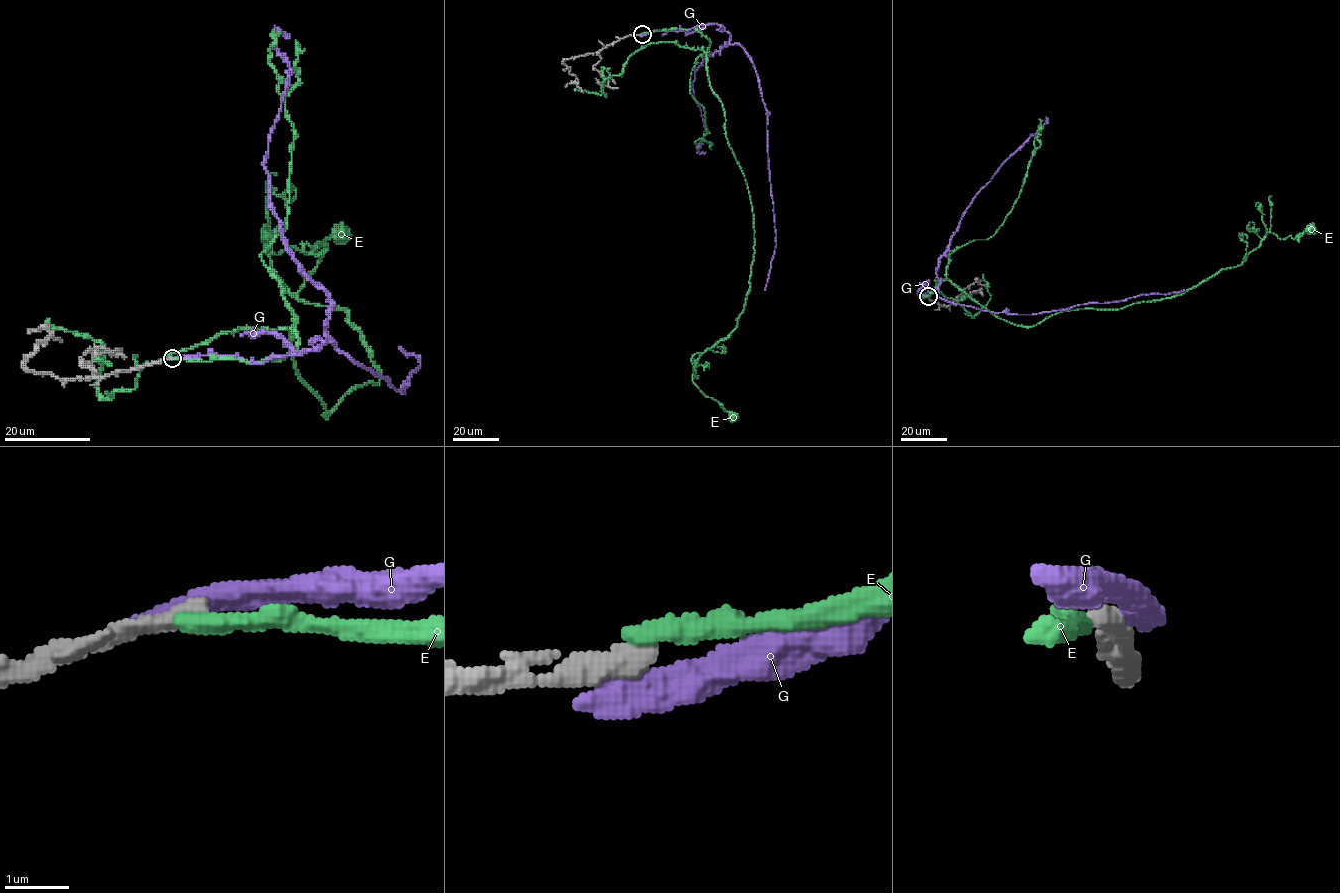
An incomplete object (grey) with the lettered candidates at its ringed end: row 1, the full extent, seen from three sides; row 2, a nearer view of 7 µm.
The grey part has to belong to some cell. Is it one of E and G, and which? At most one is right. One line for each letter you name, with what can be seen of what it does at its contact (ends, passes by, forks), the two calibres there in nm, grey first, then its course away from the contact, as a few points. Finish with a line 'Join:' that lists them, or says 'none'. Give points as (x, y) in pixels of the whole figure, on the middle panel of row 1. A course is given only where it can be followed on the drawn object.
Join: none

